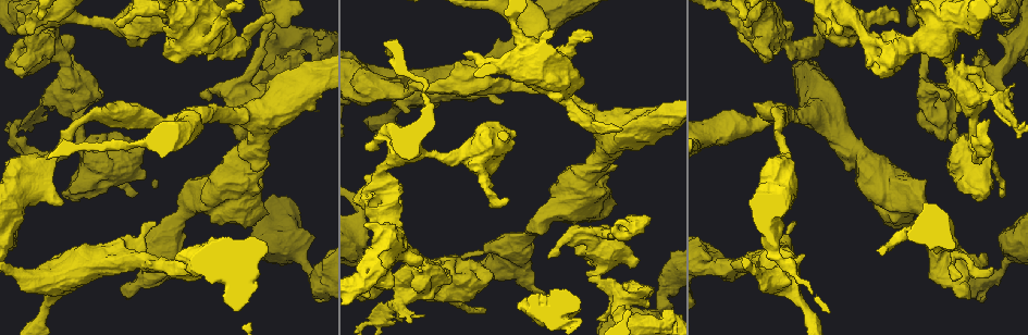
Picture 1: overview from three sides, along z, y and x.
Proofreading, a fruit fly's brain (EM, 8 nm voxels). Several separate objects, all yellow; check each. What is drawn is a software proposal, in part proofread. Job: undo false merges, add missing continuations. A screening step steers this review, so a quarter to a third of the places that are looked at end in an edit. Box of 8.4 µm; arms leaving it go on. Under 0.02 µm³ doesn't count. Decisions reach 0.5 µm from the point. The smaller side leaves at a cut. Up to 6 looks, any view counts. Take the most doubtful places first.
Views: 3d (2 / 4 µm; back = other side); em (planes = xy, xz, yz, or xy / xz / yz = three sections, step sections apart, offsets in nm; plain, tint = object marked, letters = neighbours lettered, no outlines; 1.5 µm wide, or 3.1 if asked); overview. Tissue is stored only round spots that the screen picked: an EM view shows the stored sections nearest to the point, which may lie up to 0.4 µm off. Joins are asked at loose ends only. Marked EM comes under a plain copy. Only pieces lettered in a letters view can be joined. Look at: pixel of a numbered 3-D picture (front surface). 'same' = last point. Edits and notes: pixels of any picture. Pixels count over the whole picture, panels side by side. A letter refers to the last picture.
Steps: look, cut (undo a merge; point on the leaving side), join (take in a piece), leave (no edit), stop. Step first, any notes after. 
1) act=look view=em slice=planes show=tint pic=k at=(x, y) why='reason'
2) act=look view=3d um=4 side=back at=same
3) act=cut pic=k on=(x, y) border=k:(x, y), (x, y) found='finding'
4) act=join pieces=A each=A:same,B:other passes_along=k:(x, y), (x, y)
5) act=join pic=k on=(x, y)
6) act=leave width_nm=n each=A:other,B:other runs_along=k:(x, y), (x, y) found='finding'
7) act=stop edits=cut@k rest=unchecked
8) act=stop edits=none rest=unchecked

act=look view=em slice=planes show=letters pic=1 at=(991, 268) why='thin end'

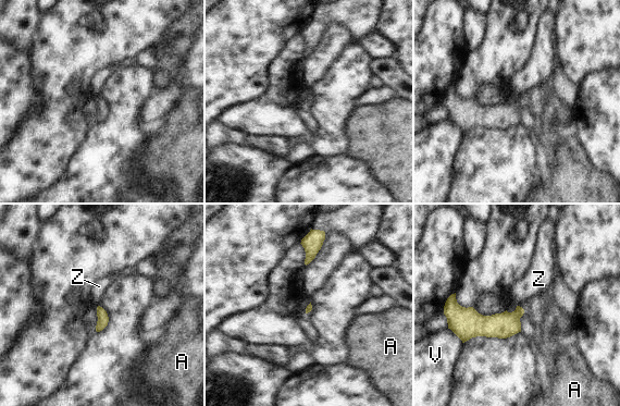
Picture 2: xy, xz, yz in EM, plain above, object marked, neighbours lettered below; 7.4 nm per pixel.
act=leave each=A:other,V:other,Z:other border=2:(517, 305), (520, 307) found='none of them fits'

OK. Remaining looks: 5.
act=look view=3d um=4 pic=1 at=(990, 121) why='branch stops here'

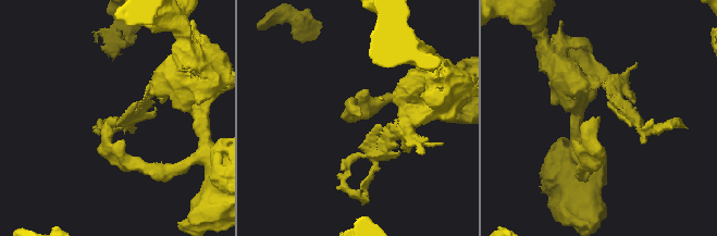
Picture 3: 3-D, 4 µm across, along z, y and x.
act=look view=em slice=xy step=8 show=tint pic=3 at=(598, 118)

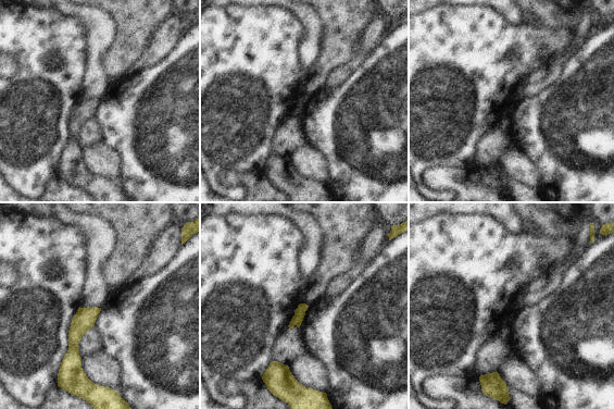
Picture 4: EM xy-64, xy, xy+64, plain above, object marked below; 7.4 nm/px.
act=look view=em slice=planes show=letters at=same why='another direction'

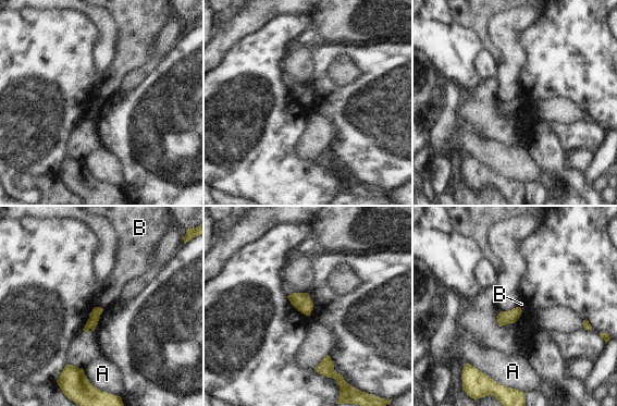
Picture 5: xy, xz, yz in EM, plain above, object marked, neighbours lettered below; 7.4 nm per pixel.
act=leave longest_contact=A:320nm each=A:other,B:other border=5:(98, 306), (103, 309) found='no lettered piece goes on from it'

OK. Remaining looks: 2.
act=stop edits=none rest=unchecked

